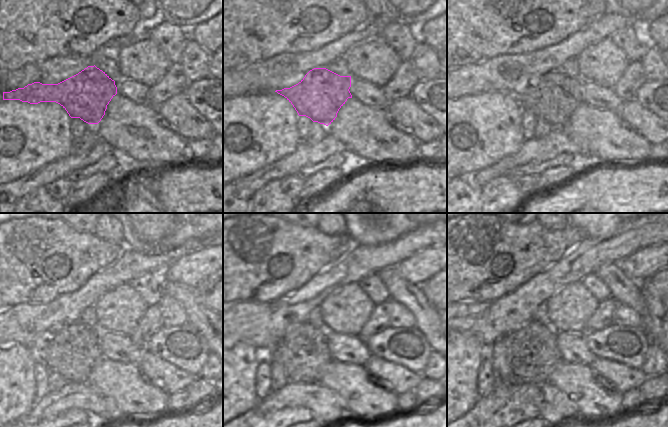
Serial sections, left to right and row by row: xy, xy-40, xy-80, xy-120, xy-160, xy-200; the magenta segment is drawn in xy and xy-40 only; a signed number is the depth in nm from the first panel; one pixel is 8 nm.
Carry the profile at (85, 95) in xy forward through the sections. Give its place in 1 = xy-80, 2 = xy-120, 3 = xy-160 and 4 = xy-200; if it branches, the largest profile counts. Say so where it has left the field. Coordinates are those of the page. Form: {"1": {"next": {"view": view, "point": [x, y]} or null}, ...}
{"1": {"next": {"view": "xy-80", "point": [553, 96]}}, "2": {"next": {"view": "xy-120", "point": [120, 310]}}, "3": {"next": {"view": "xy-160", "point": [346, 310]}}, "4": {"next": {"view": "xy-200", "point": [569, 310]}}}

